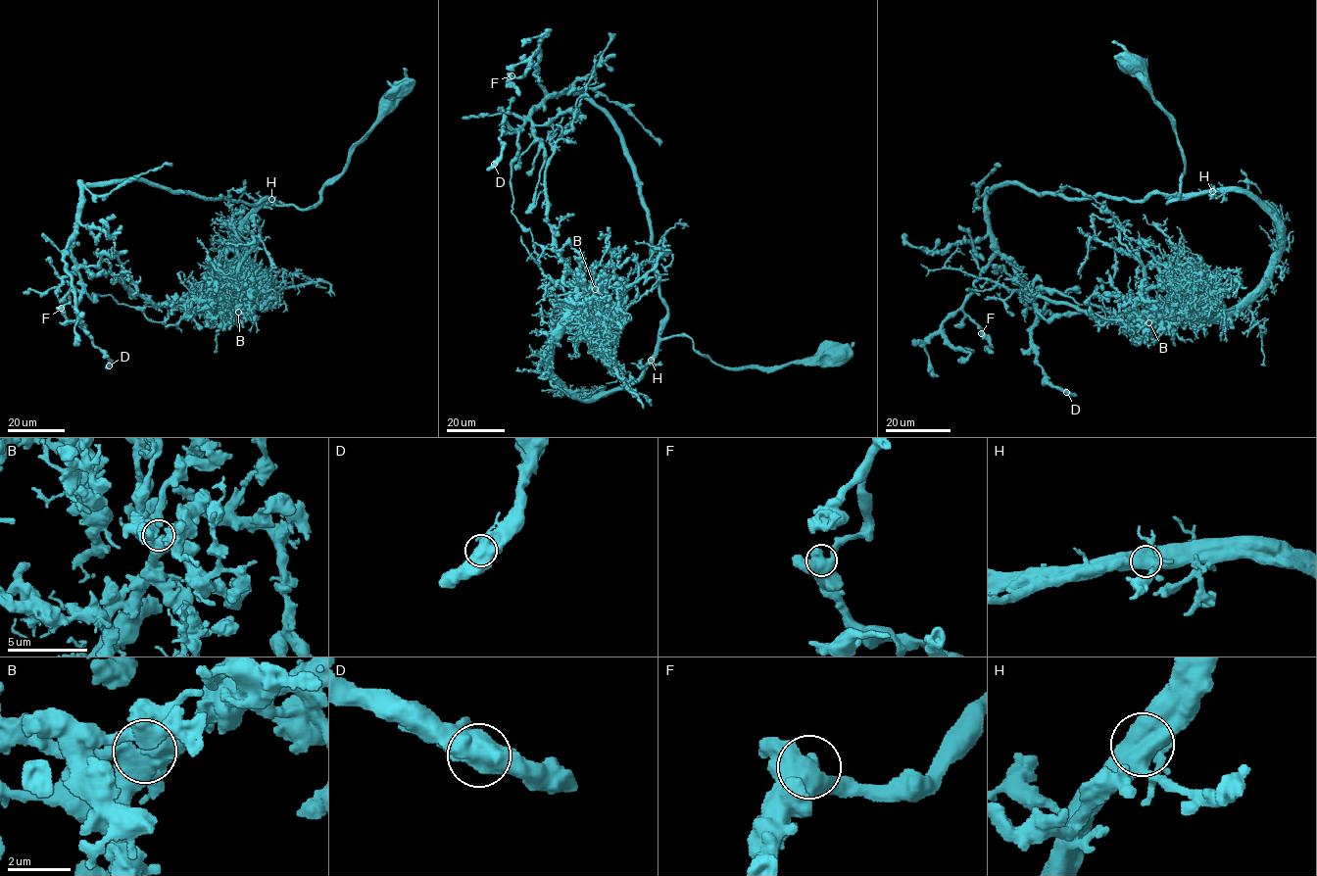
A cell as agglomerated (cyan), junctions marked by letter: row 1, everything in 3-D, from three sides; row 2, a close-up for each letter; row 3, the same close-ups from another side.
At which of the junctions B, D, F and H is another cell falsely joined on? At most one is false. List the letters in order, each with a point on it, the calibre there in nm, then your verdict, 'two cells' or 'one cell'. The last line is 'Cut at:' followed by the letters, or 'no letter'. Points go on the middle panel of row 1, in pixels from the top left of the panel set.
B: at (595, 289); 550 nm thick; one cell
D: at (494, 164); 600 nm thick; one cell
F: at (512, 75); 650 nm thick; one cell
H: at (651, 360); 650 nm thick; one cell
Cut at: no letter

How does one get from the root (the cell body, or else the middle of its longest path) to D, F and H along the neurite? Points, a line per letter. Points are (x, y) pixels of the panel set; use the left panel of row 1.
D: (404, 90), (306, 209), (144, 180), (83, 185), (70, 247), (81, 287), (75, 315), (109, 365)
F: (404, 90), (306, 209), (144, 180), (87, 182), (64, 256), (71, 289), (61, 308)
H: (404, 90), (398, 103), (355, 147), (345, 169), (324, 186), (321, 199), (305, 209), (275, 206), (271, 199)

